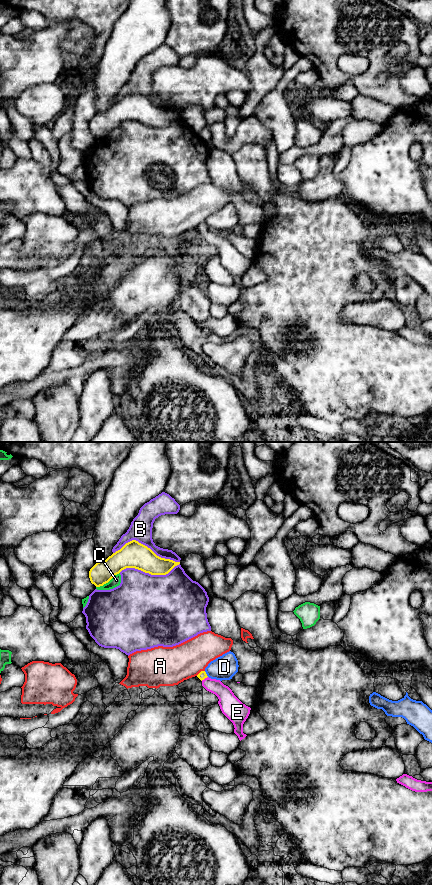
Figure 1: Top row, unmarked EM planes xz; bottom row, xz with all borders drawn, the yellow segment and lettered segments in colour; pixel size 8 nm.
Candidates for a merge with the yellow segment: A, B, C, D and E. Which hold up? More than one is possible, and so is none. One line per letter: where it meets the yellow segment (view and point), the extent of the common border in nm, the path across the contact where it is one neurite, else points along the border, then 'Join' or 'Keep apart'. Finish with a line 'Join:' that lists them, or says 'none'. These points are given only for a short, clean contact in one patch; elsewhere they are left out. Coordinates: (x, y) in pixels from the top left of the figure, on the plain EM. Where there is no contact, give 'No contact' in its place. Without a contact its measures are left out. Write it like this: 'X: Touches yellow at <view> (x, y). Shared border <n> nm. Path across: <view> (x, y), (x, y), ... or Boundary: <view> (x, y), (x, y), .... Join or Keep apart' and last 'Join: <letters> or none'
A: Touches yellow at xz (201, 223). Shared border 80 nm. Keep apart
B: Touches yellow at xz (146, 98). Shared border 550 nm. Keep apart
C: Touches yellow at xz (107, 134). Shared border 220 nm. Keep apart
D: Touches yellow at xz (206, 226). Shared border 60 nm. Keep apart
E: Touches yellow at xz (204, 230). Shared border 70 nm. Path across: xz (202, 227), (204, 230), (227, 251). Join
Join: E

